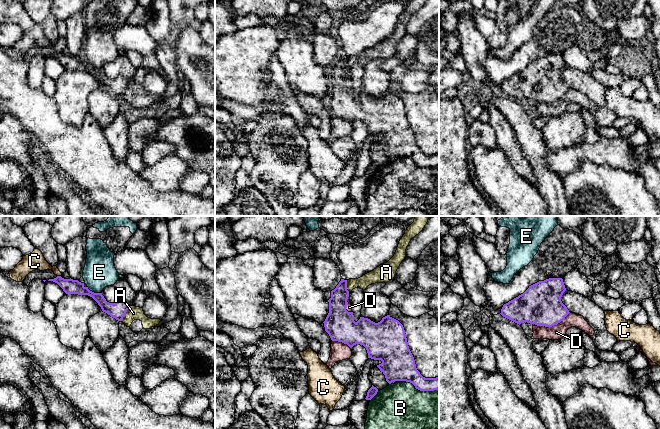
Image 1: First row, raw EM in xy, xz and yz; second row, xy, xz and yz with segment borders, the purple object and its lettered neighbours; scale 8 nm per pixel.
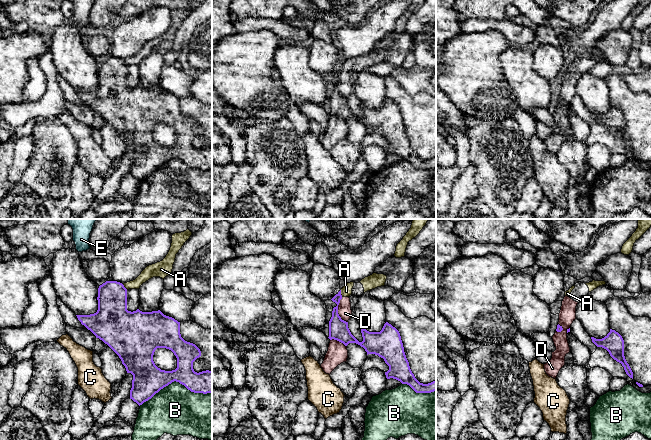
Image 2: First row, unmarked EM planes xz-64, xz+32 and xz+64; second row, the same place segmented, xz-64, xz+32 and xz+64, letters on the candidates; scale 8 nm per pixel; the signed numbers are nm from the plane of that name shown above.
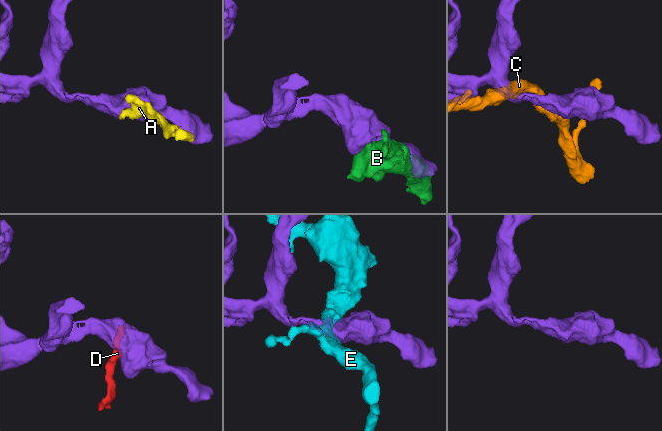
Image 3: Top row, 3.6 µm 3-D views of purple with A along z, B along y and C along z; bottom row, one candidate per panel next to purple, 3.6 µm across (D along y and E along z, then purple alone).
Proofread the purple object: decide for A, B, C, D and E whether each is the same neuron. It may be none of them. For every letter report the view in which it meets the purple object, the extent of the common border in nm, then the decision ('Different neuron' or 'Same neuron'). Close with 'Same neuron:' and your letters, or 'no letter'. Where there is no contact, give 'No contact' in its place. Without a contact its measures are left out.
A: Touches purple in xy. Shared border 150 nm. Different neuron
B: Touches purple in xz. Shared border 320 nm. Different neuron
C: Touches purple in xy. Shared border 30 nm. Different neuron
D: Touches purple in yz. Shared border 280 nm. Different neuron
E: Touches purple in xy. Shared border 130 nm. Different neuron
Same neuron: no letter

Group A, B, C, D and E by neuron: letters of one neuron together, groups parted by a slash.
A D / B / C / E

